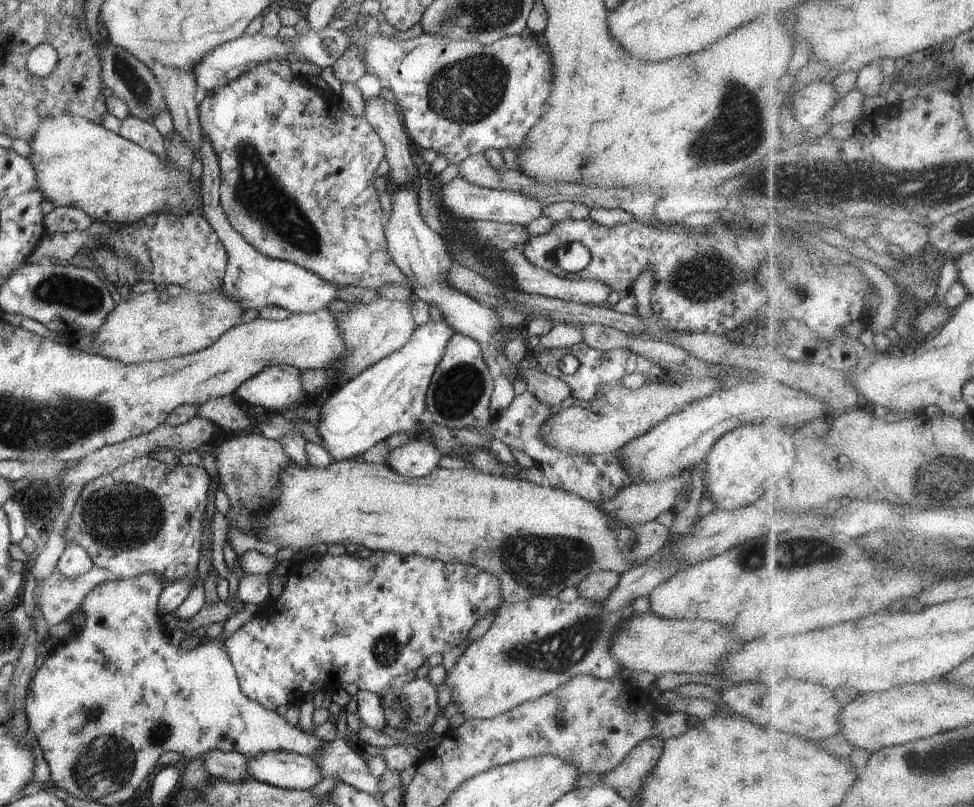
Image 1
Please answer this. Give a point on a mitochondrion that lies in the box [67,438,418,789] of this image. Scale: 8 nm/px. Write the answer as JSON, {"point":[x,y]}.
{"point":[121,517]}

